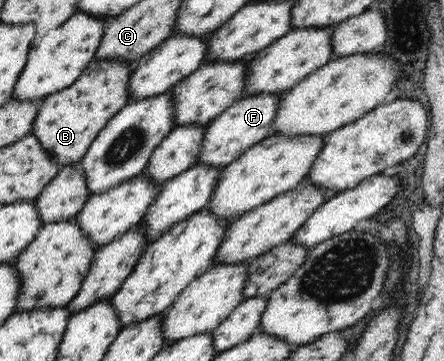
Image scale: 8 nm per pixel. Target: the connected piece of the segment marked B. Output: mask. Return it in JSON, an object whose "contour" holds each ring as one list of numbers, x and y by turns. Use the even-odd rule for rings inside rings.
{"contour":[[94,58,69,87,45,96,32,133,42,140,45,150,49,150,61,166,80,163,107,123,131,102,129,81,135,62]]}

